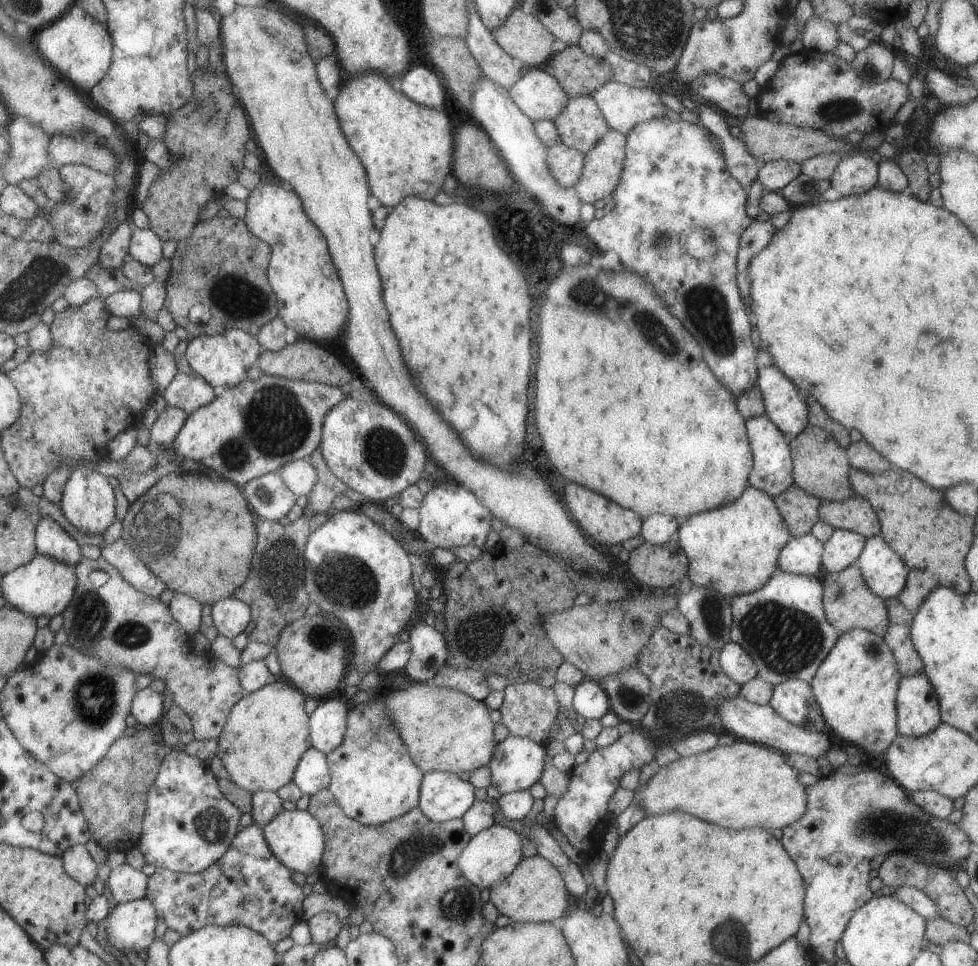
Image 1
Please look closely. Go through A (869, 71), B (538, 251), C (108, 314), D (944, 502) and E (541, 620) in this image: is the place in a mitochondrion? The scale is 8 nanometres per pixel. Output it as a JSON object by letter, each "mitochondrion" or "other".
{"A":"mitochondrion","B":"other","C":"other","D":"other","E":"other"}

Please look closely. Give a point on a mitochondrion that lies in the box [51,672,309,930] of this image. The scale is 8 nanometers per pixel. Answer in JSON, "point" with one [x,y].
{"point":[210,826]}

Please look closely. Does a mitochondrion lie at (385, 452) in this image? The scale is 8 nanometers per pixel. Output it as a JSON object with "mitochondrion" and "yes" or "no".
{"mitochondrion":"yes"}

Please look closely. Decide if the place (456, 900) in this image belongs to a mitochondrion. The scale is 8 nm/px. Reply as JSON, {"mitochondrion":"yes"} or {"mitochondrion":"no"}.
{"mitochondrion":"yes"}

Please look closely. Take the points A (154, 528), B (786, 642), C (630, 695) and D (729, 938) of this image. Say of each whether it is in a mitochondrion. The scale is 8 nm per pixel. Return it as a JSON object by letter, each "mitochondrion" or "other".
{"A":"mitochondrion","B":"mitochondrion","C":"mitochondrion","D":"mitochondrion"}

